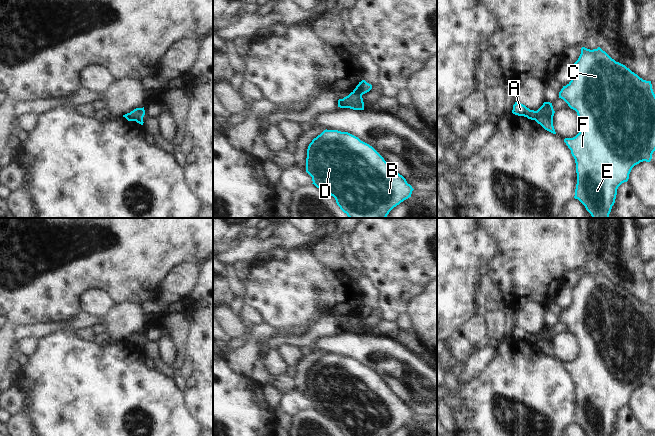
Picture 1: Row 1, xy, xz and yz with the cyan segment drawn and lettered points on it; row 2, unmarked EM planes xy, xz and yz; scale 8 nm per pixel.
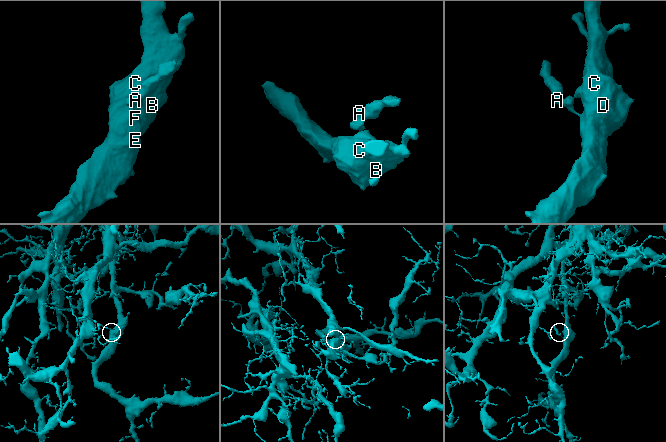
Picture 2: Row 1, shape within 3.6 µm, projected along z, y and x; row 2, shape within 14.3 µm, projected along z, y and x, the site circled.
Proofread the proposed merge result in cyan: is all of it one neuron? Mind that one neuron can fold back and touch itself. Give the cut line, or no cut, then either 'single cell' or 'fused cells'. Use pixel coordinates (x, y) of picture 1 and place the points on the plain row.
xz (353, 315), (358, 315), (362, 318) | fused cells

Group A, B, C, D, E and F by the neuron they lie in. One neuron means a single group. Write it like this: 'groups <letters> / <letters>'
groups A / B C D E F

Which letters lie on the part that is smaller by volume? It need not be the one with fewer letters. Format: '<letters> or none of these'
A

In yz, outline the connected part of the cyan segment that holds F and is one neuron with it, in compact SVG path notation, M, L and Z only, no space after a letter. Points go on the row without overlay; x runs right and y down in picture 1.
M582 271L578 284L572 290L573 301L571 305L561 313L559 322L563 323L571 333L577 336L581 349L580 355L575 361L564 363L576 387L577 408L574 422L578 423L588 436L611 436L612 430L615 427L618 411L628 405L629 398L635 389L643 385L650 386L652 378L655 375L655 318L652 313L651 305L643 304L625 289L612 283L600 271L593 274Z

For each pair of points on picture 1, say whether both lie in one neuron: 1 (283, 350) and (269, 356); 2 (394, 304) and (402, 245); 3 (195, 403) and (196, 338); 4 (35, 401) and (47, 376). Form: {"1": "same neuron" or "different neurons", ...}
{"1": "different neurons", "2": "same neuron", "3": "same neuron", "4": "same neuron"}

